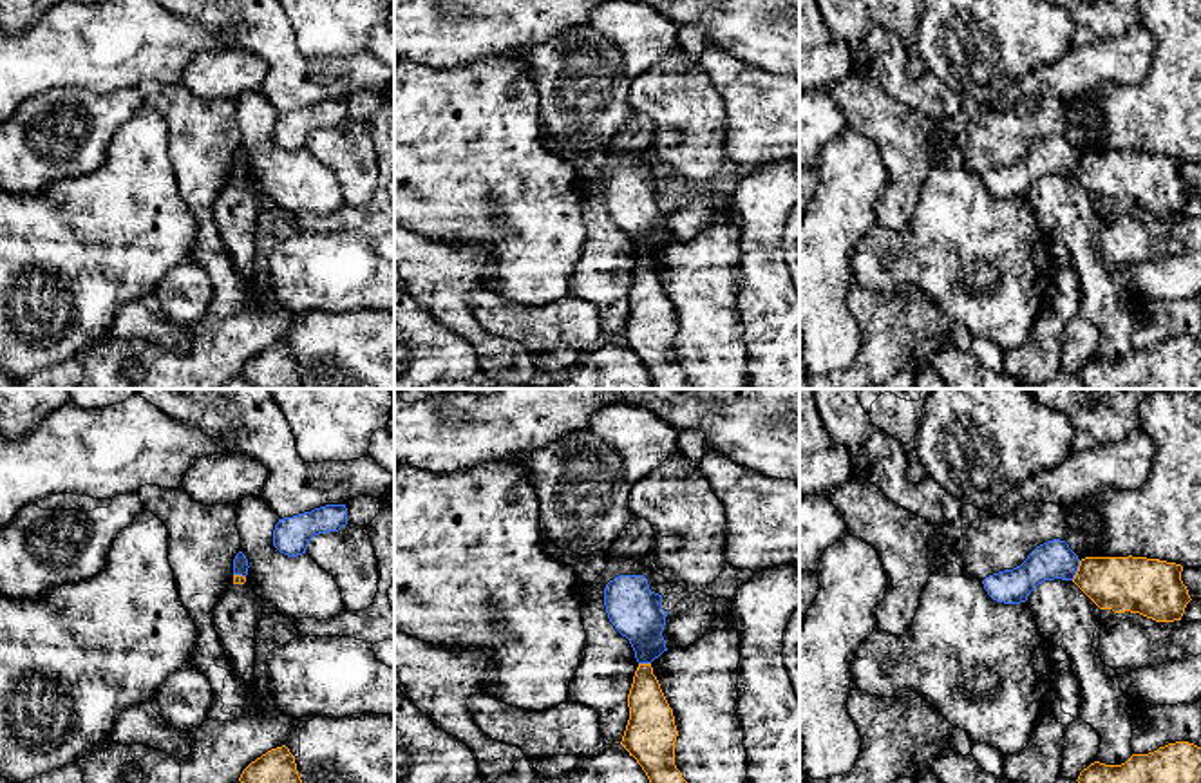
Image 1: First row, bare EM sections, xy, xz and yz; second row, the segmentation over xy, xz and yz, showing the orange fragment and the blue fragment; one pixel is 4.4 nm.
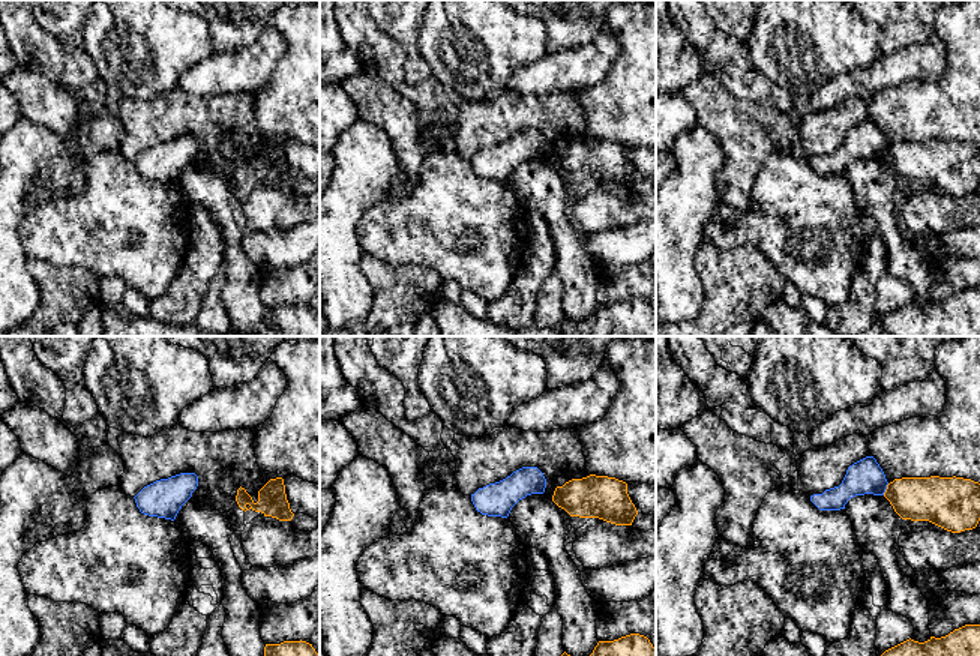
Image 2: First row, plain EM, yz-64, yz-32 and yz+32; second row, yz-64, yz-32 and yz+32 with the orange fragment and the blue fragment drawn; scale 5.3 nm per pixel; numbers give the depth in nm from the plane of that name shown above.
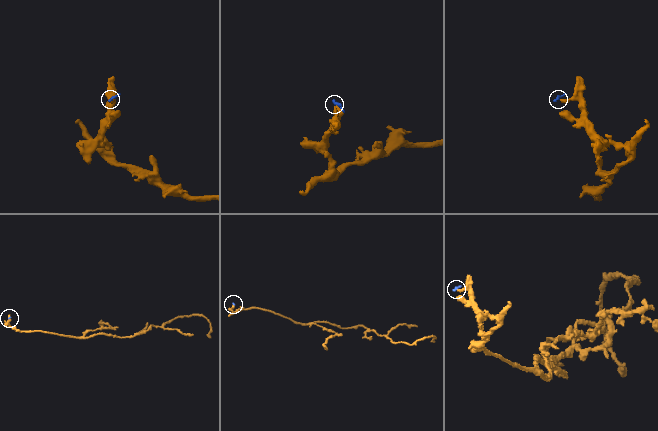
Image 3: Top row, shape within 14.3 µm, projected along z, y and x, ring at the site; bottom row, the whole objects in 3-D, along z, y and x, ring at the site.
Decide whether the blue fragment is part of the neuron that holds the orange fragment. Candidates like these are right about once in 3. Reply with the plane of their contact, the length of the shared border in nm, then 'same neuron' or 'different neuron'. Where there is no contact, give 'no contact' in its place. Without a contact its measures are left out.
yz | 100 nm | different neuron

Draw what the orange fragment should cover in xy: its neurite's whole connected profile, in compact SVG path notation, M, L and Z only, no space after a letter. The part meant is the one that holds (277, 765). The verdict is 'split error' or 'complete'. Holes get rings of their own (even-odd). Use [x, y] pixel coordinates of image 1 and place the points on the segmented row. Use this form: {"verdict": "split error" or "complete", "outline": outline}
{"verdict": "complete", "outline": "M286 745L251 761L239 778L241 783L302 783L295 756Z"}

